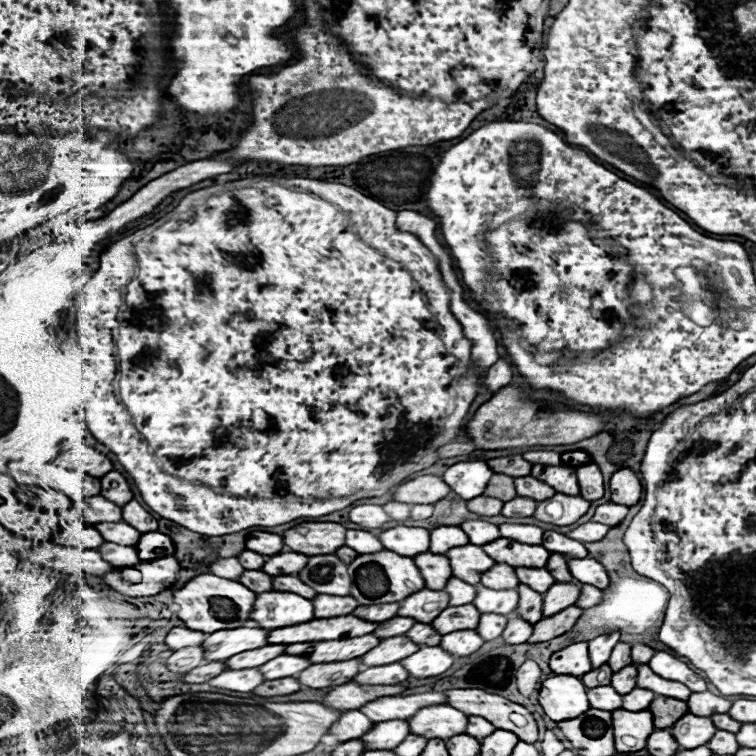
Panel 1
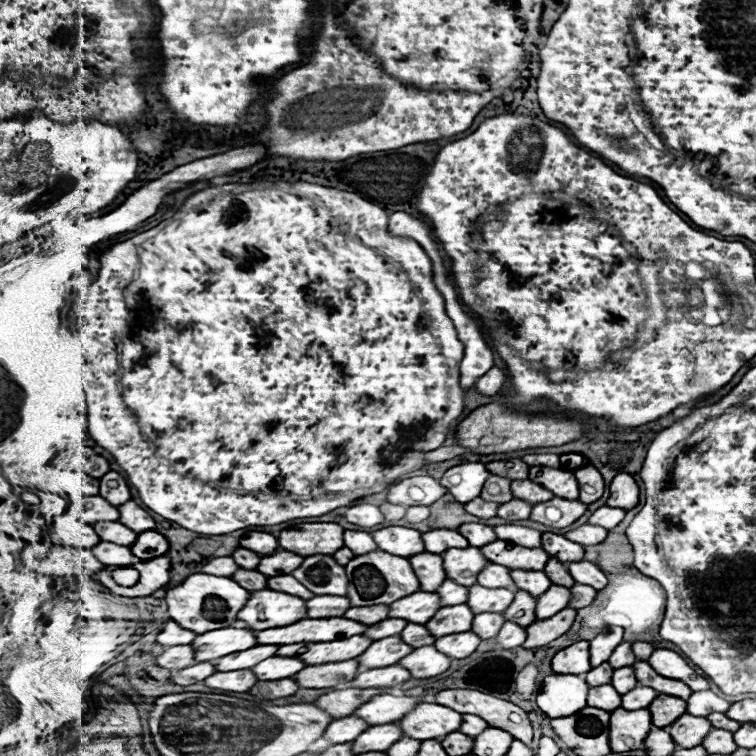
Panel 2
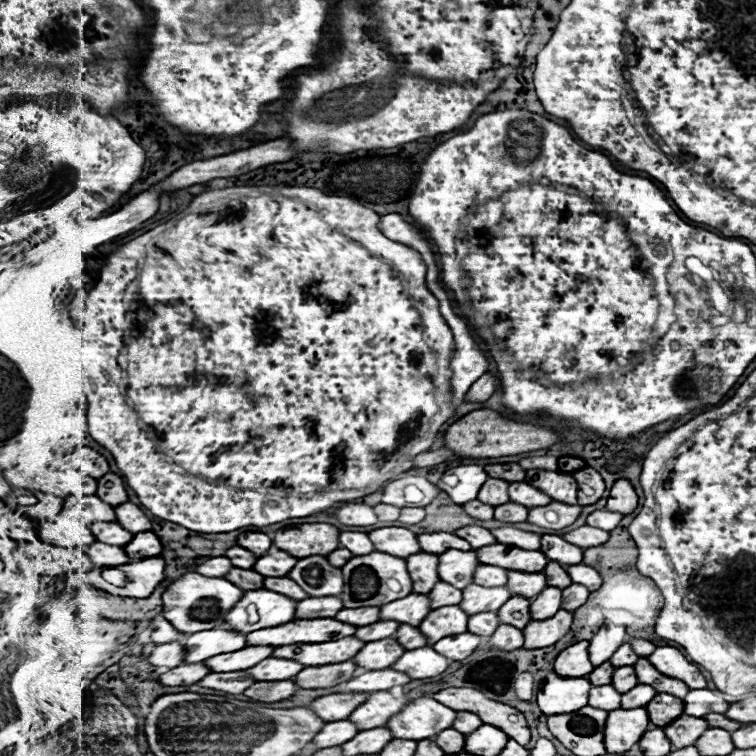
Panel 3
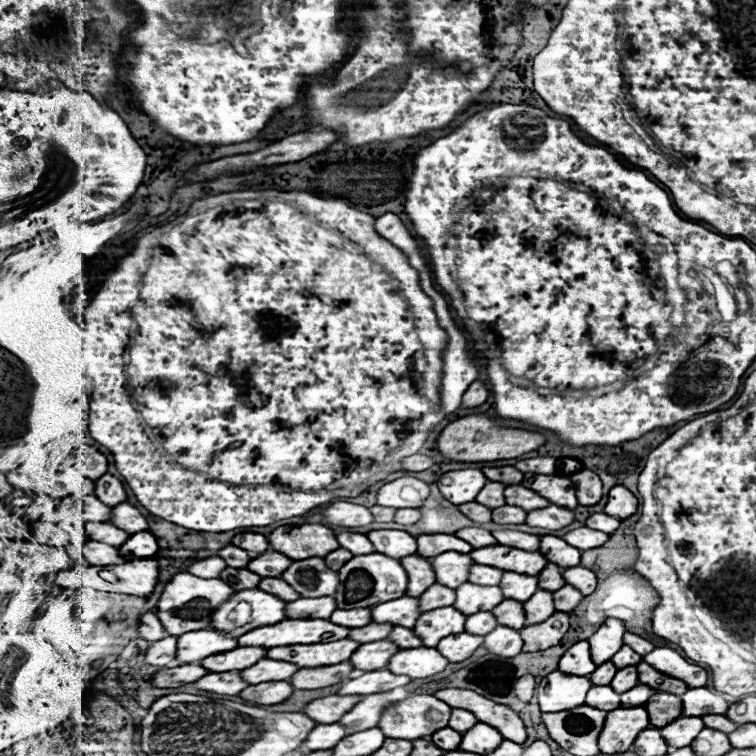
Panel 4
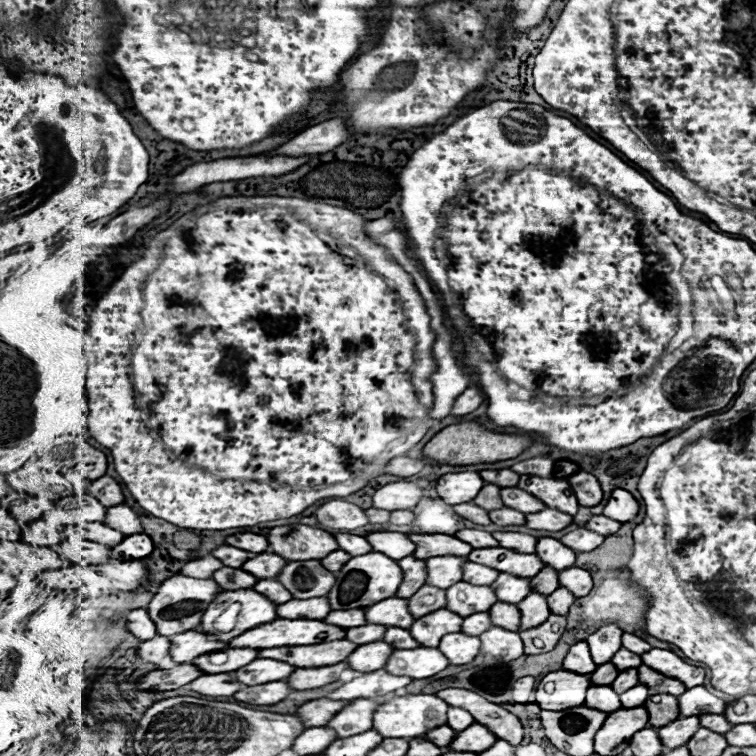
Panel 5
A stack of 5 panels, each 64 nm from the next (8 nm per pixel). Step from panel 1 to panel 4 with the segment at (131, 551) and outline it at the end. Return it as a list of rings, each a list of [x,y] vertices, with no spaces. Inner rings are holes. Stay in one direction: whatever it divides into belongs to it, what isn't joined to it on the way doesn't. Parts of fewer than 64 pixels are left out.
[[[90,540],[82,548],[82,554],[90,566],[108,566],[108,564],[122,564],[124,562],[124,558],[118,554],[118,548],[102,544],[102,542],[94,542],[94,540]]]

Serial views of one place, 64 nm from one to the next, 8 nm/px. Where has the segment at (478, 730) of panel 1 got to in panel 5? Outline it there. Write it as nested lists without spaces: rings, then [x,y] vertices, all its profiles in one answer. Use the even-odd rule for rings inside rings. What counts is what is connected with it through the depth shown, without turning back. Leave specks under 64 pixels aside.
[[[450,706],[450,712],[448,712],[448,726],[458,732],[460,728],[468,728],[468,724],[474,724],[476,720],[466,712],[466,710],[460,710],[460,708],[454,708]]]

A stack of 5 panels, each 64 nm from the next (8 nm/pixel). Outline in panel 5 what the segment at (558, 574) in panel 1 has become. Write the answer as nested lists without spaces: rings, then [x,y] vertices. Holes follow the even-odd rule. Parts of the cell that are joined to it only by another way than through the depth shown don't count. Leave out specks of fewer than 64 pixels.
[[[544,566],[544,568],[532,578],[532,588],[534,588],[534,592],[540,592],[540,594],[548,594],[548,592],[554,592],[556,588],[560,588],[556,570],[550,568],[550,566]]]

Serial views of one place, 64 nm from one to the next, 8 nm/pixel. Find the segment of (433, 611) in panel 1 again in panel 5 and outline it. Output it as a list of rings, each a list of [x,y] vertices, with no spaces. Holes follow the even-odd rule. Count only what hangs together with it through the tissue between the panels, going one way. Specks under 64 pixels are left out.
[[[386,598],[382,602],[376,602],[374,606],[366,608],[366,616],[368,624],[398,626],[398,628],[410,628],[414,620],[408,610],[406,598]]]

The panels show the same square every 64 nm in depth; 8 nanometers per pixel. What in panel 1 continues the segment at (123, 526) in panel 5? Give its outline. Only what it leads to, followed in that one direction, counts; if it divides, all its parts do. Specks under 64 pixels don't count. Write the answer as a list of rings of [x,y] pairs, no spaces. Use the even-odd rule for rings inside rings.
[[[130,500],[128,504],[124,504],[122,506],[122,512],[124,512],[124,518],[122,520],[128,522],[128,524],[132,524],[142,534],[158,530],[158,520],[148,510],[144,510],[136,500]]]

